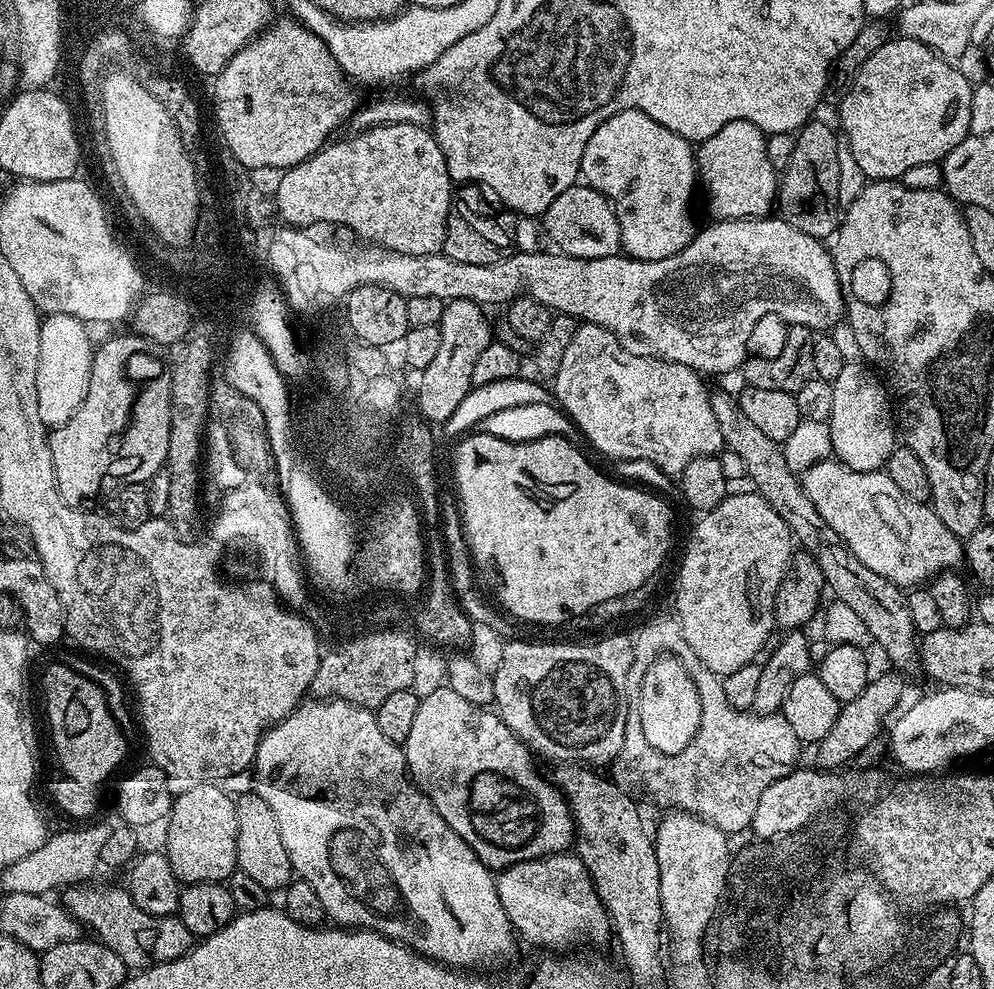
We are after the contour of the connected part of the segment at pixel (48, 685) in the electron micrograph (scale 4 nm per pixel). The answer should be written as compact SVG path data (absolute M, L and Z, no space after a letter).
M67 662L52 664L44 672L44 712L52 731L52 748L60 763L60 772L74 778L74 782L100 786L100 783L124 760L126 733L120 728L99 685L88 676L76 672Z

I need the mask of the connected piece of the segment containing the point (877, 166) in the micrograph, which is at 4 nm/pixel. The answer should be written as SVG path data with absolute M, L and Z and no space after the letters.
M892 38L889 39L887 44L883 44L878 50L874 50L874 54L870 54L870 58L866 58L864 65L856 71L856 77L852 80L846 98L838 106L841 124L839 124L839 127L842 129L843 139L846 141L848 149L854 154L854 162L858 162L862 174L869 181L900 180L904 172L910 170L910 166L922 166L922 162L934 164L943 161L944 157L950 154L950 150L954 150L954 146L958 146L958 142L962 142L970 134L970 98L972 97L973 87L973 81L966 79L958 70L954 70L954 66L947 64L933 48L927 48L917 40Z

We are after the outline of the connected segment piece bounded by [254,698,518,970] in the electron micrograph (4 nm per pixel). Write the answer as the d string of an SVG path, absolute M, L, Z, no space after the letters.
M312 698L301 703L285 720L272 725L264 733L256 748L255 772L254 791L260 795L262 802L266 802L266 806L270 806L270 810L274 810L274 822L278 822L286 854L290 854L293 873L299 879L310 882L314 890L318 890L324 915L333 925L343 926L349 930L377 932L386 938L397 940L404 947L417 952L419 956L425 956L428 960L434 960L437 964L453 970L488 970L484 968L496 968L503 960L511 958L518 936L498 898L493 869L483 864L467 842L458 834L454 834L454 830L450 830L442 814L434 810L430 798L426 798L426 794L412 783L412 778L408 775L408 766L404 763L403 747L390 742L390 738L382 734L373 709L359 708L356 704L335 698Z

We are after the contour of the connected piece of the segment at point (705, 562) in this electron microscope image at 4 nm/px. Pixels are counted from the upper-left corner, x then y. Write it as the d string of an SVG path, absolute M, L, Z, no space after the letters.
M747 490L748 492L736 492L724 497L724 501L718 506L714 506L714 510L703 513L699 517L700 520L696 525L690 528L690 535L687 537L684 545L684 557L682 558L682 575L680 575L680 611L676 614L675 619L678 621L682 634L686 638L686 642L690 642L690 650L694 650L694 654L698 654L698 658L706 665L715 676L726 677L734 670L738 670L742 666L753 663L757 659L756 655L760 651L765 651L764 643L768 640L768 635L774 632L776 628L776 595L778 594L778 586L782 582L785 570L788 569L788 563L792 561L794 555L794 537L792 531L786 526L786 522L782 522L782 518L778 518L778 514L774 510L774 506L770 506L770 502L766 502L766 498L762 498L755 490Z

